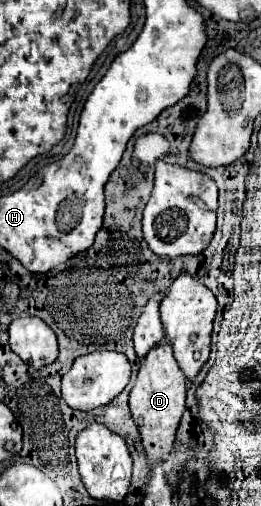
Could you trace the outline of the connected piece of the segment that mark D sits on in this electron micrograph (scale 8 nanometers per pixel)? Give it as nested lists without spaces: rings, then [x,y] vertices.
[[[162,341],[156,347],[152,347],[148,355],[144,355],[136,383],[130,391],[130,411],[134,423],[142,433],[142,445],[146,449],[150,465],[168,459],[184,409],[186,409],[186,375],[180,371],[172,355],[172,343]]]

